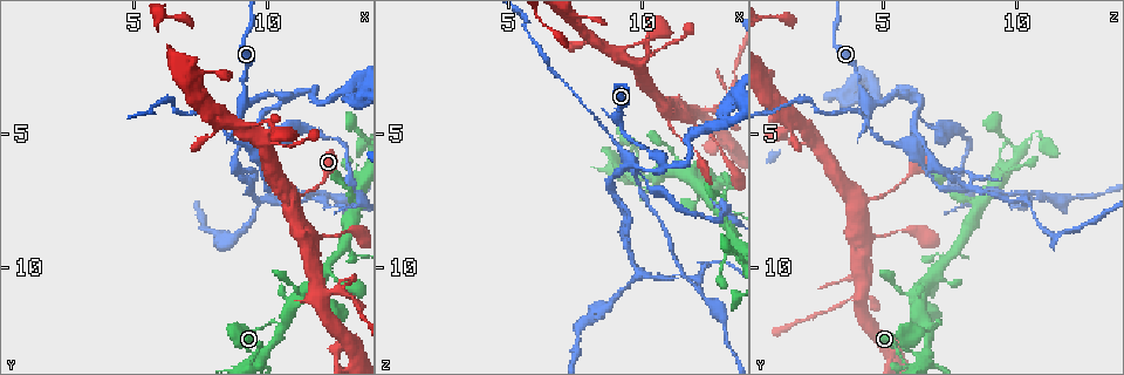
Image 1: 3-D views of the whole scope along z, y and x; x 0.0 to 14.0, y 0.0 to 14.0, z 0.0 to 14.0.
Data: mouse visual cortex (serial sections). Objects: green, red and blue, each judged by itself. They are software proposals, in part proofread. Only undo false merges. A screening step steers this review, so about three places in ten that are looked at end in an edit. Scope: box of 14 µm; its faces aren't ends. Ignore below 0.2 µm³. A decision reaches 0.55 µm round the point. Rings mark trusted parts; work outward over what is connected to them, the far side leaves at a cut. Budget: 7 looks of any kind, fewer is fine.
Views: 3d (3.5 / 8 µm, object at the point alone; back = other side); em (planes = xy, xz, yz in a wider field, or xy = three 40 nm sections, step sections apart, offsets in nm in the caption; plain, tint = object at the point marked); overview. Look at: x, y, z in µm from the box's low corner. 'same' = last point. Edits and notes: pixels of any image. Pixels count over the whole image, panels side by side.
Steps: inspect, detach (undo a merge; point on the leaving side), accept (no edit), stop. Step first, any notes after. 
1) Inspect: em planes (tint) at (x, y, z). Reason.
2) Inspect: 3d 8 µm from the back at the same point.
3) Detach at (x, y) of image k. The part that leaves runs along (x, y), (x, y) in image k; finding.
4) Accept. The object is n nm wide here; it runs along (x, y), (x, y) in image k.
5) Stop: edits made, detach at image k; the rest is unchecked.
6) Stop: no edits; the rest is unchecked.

Inspect: 3d 3.5 µm from the back at (9.1, 3.9, 4.5). Sharp bend.

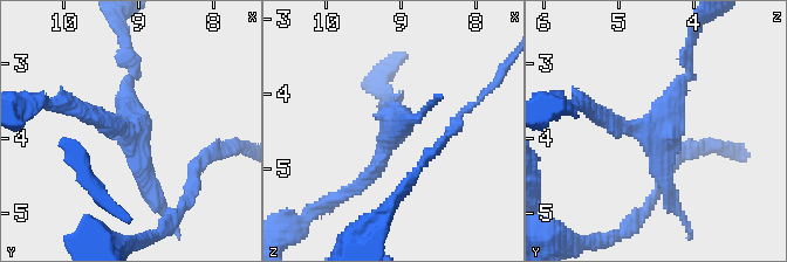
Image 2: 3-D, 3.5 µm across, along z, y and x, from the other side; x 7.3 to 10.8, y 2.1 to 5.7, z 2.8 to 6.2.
Inspect: em xy step 2 (tint) at (9.10, 3.90, 4.45).

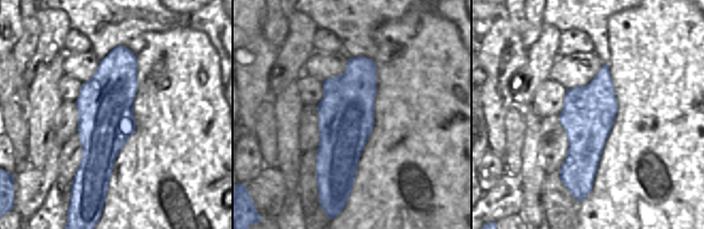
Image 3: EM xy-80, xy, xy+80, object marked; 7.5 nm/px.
Inspect: em xy step 1 (tint) at the same point.

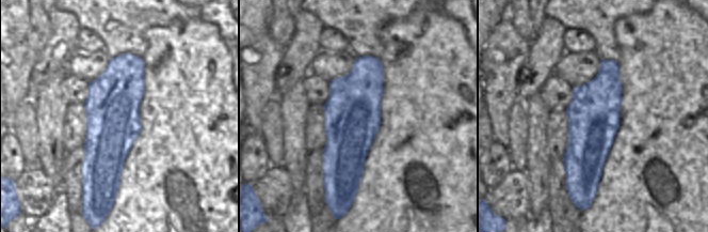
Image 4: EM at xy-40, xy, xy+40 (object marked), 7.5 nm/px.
Accept. It runs along (685, 63), (656, 131), (595, 114) in image 2; continuous, no second cell.

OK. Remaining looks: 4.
Inspect: 3d 3.5 µm at (12.0, 6.8, 5.6). Sudden change in width.

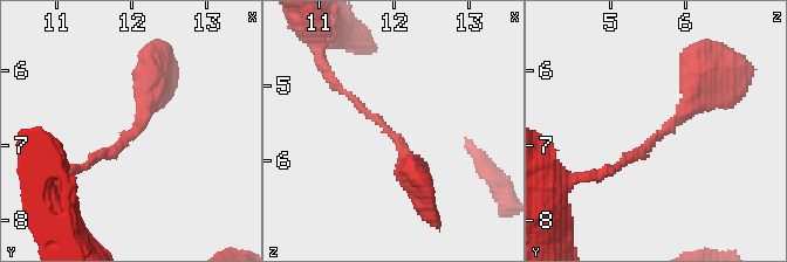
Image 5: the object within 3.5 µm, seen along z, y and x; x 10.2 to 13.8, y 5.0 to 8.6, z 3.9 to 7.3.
Inspect: em xy step 5 (tint) at (11.95, 6.90, 5.60). The arms are 100, 300 nm wide.

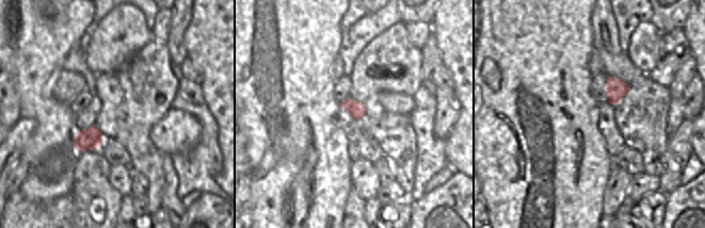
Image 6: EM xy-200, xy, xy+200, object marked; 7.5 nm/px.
Accept. The object is 120 nm wide here; it runs along (699, 80), (672, 126), (609, 170) in image 5; all the same cell.

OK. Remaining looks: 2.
Inspect: 3d 3.5 µm at (10.5, 12.3, 6.7). Thick turns thin.

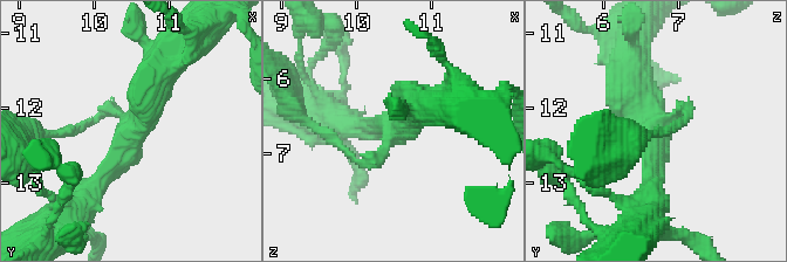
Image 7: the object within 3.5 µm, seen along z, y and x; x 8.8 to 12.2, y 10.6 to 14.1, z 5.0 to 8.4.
Inspect: em planes (tint) at (10.50, 12.25, 6.65). 3 arms meet here; the arms are 150, 250, 450 nm wide; need the tissue.

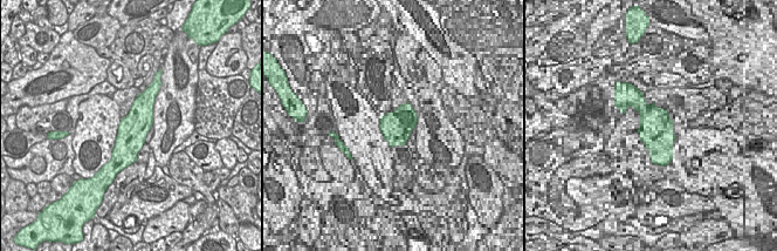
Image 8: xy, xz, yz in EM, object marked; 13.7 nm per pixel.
Accept. It runs along (90, 188), (127, 153), (158, 63) in image 7; all the same cell.

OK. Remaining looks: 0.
Stop: no edits; the rest is unchecked.

